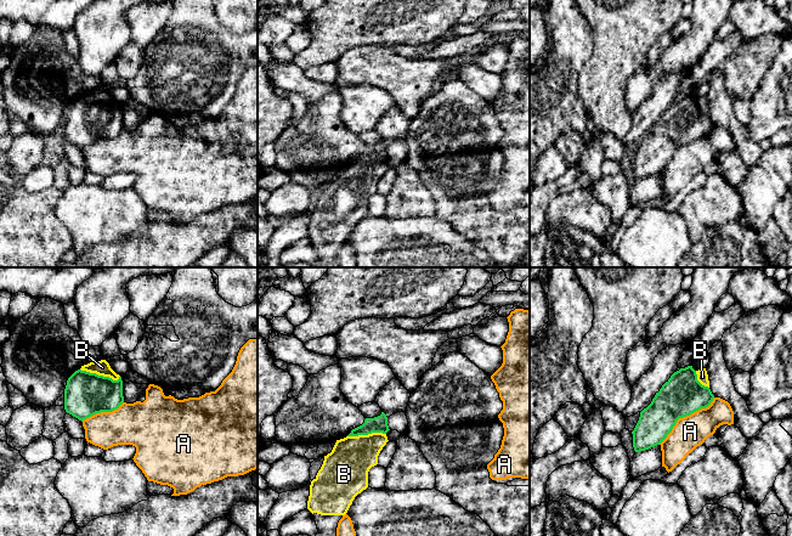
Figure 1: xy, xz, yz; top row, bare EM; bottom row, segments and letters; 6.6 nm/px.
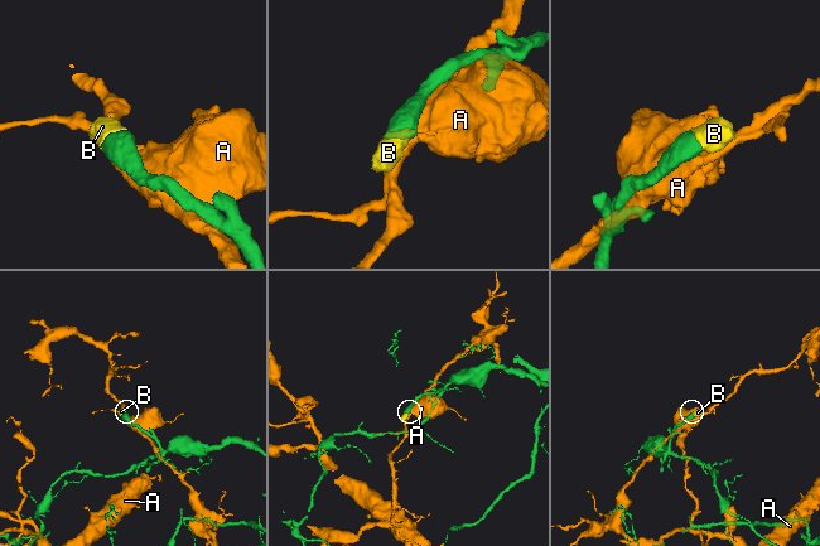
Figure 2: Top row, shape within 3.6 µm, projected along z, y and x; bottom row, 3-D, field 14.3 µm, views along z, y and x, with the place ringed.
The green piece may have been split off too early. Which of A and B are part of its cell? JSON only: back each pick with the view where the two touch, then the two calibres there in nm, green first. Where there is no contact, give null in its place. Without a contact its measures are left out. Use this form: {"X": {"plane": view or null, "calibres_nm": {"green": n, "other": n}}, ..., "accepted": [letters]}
{"B": {"plane": "xy", "calibres_nm": {"green": 280, "other": 100}}, "accepted": ["B"]}

